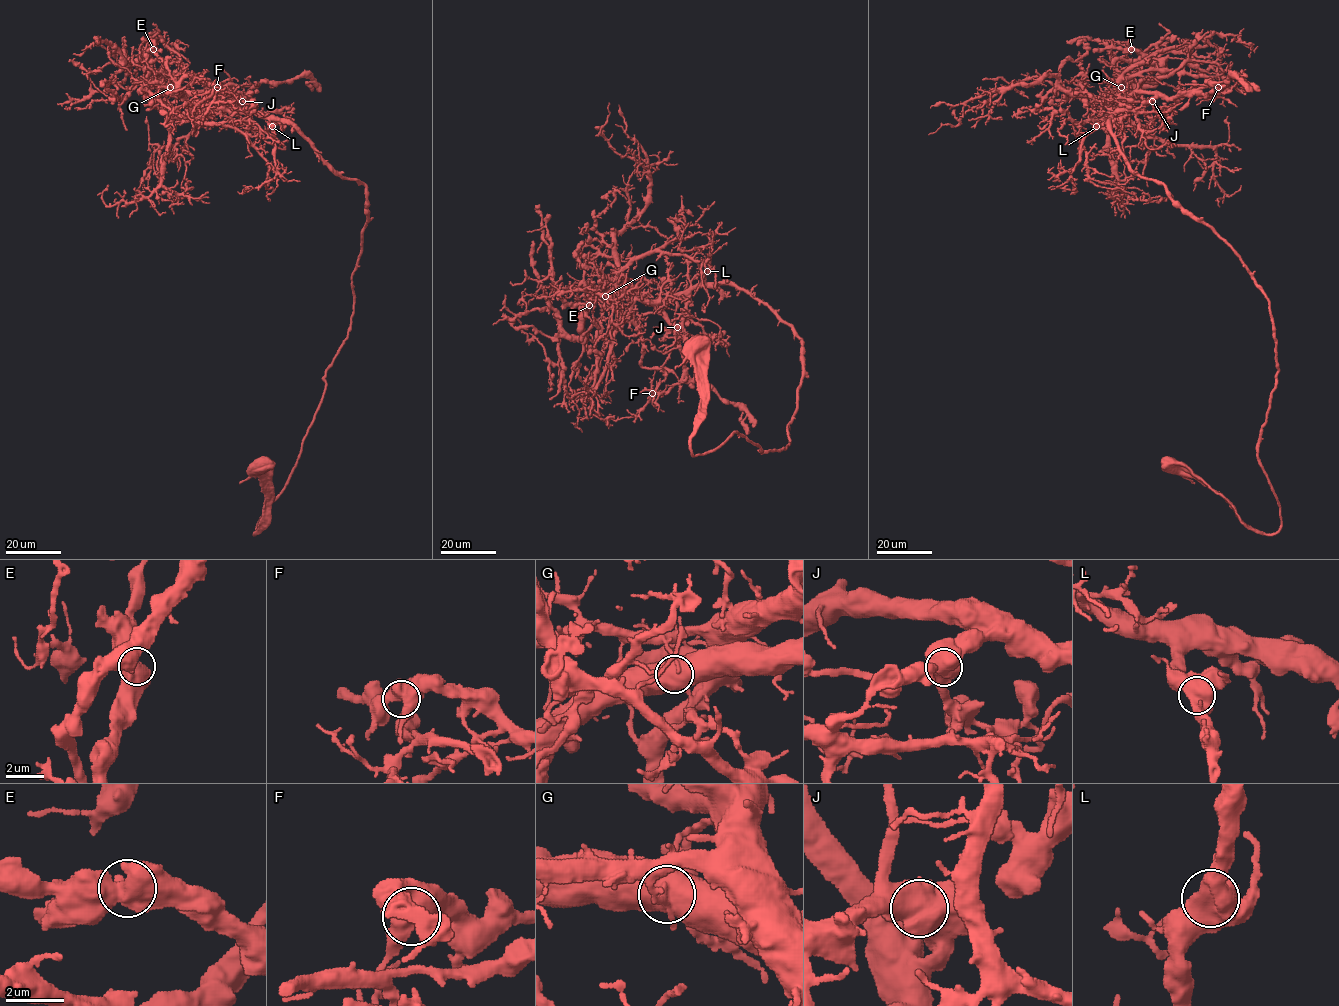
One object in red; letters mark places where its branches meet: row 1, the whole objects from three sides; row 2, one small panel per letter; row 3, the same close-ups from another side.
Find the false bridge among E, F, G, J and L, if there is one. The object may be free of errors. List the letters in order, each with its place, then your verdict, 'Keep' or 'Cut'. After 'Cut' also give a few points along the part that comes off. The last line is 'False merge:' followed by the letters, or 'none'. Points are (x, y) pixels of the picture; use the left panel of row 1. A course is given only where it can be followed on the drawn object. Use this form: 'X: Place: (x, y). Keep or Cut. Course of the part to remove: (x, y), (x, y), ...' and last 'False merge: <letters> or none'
E: Place: (153, 49). Keep
F: Place: (217, 87). Keep
G: Place: (170, 87). Keep
J: Place: (242, 101). Keep
L: Place: (272, 126). Keep
False merge: none

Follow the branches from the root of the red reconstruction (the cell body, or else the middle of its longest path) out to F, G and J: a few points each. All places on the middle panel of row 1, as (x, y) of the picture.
F: (694, 346), (691, 454), (733, 433), (789, 444), (801, 339), (728, 283), (658, 302), (683, 377), (652, 393)
G: (694, 346), (691, 454), (733, 433), (783, 449), (802, 341), (768, 305), (728, 283), (605, 296)
J: (694, 346), (691, 454), (733, 433), (783, 449), (796, 333), (728, 283), (661, 299), (677, 326)

